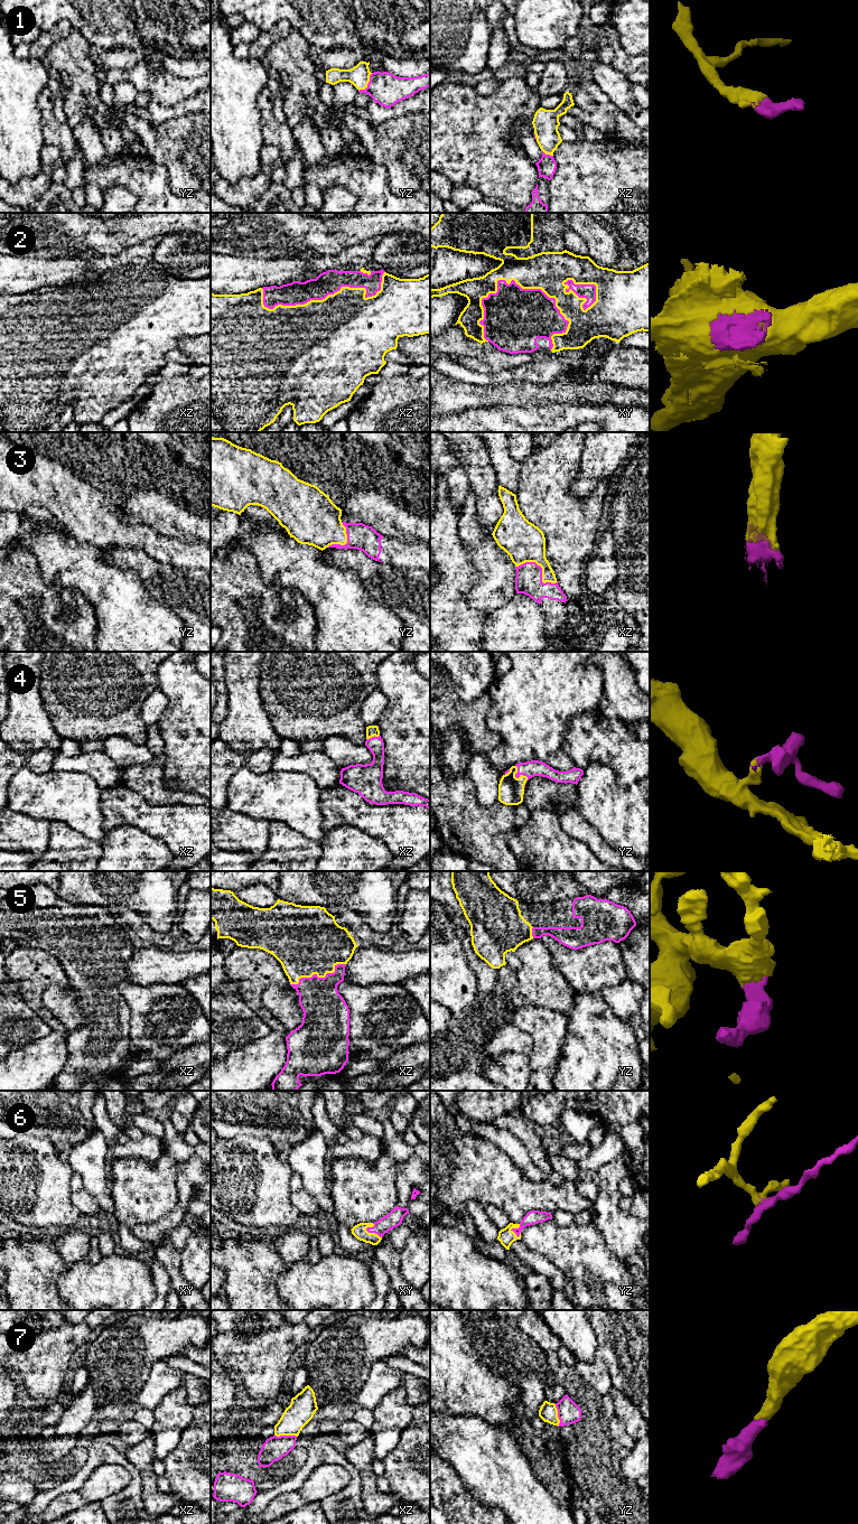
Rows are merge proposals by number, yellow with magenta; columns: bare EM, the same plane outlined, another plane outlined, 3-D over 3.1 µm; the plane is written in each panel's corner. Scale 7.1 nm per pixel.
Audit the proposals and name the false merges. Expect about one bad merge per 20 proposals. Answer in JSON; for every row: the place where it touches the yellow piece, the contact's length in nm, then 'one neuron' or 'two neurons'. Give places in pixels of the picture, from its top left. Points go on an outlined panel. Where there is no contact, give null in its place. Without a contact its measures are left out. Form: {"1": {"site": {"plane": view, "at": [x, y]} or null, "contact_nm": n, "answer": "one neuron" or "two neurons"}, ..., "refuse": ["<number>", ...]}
{"1": {"site": {"plane": "yz", "at": [367, 83]}, "contact_nm": 170, "answer": "one neuron"}, "2": {"site": {"plane": "xy", "at": [556, 300]}, "contact_nm": 650, "answer": "one neuron"}, "3": {"site": {"plane": "xz", "at": [542, 569]}, "contact_nm": 320, "answer": "one neuron"}, "4": {"site": {"plane": "yz", "at": [515, 777]}, "contact_nm": 140, "answer": "one neuron"}, "5": {"site": {"plane": "xz", "at": [318, 976]}, "contact_nm": 420, "answer": "one neuron"}, "6": {"site": {"plane": "xy", "at": [373, 1233]}, "contact_nm": 140, "answer": "one neuron"}, "7": {"site": {"plane": "xz", "at": [286, 1434]}, "contact_nm": 160, "answer": "one neuron"}, "refuse": []}

